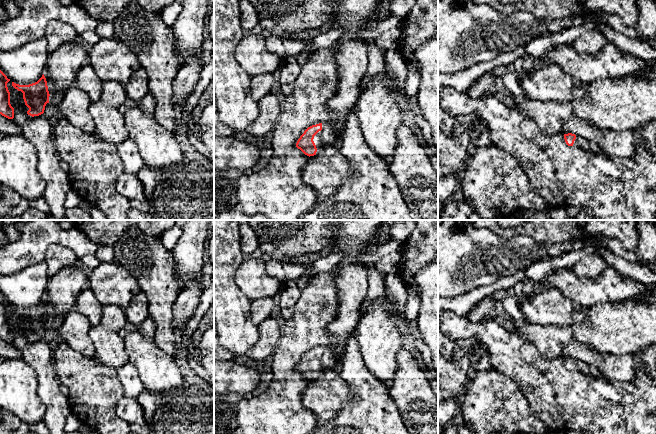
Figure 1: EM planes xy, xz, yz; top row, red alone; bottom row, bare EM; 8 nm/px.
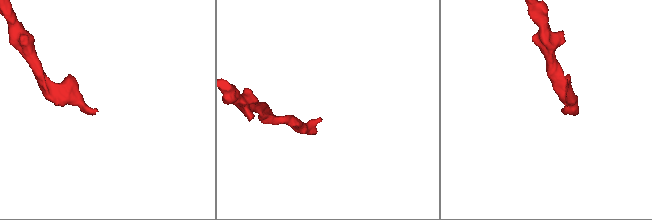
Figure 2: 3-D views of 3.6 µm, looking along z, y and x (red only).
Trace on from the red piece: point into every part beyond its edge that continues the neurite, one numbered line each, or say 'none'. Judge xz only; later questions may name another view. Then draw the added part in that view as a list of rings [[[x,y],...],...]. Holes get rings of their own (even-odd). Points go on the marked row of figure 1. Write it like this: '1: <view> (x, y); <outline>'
1: xz (327, 136); [[[322,123],[322,130],[314,136],[313,141],[317,148],[316,154],[326,145],[339,146],[338,134],[330,123]]]

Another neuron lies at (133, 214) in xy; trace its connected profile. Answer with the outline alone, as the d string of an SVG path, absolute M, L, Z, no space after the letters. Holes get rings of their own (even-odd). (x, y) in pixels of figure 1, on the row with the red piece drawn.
M131 208L128 211L127 220L154 220L152 216L147 212L142 212L137 209Z

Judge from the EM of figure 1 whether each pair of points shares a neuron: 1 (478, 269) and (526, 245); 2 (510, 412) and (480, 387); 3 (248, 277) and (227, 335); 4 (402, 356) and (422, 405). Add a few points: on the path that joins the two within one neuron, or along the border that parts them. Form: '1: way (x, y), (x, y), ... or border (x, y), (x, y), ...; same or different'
1: way (490, 262), (495, 257), (514, 255); same
2: way (503, 410), (487, 394); same
3: border (237, 269), (235, 284), (251, 301); different
4: way (409, 368), (412, 393); same

